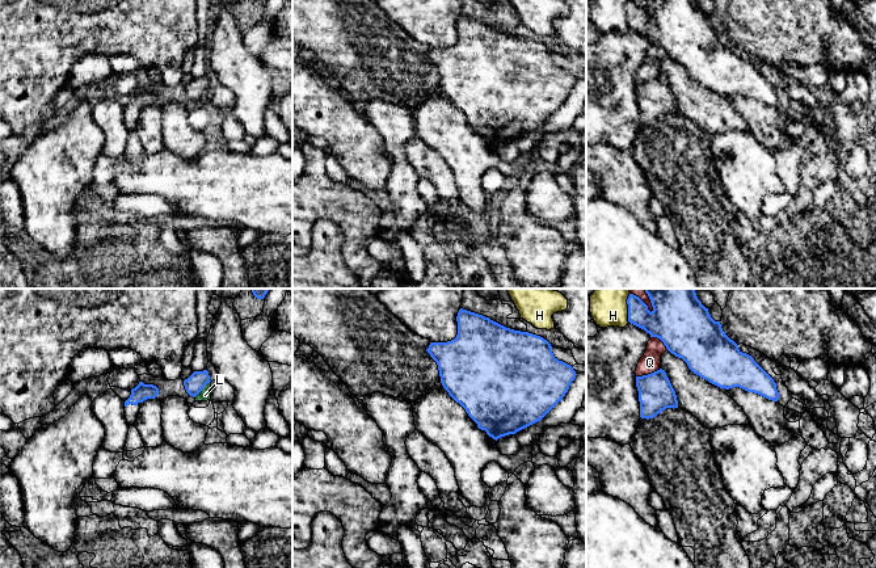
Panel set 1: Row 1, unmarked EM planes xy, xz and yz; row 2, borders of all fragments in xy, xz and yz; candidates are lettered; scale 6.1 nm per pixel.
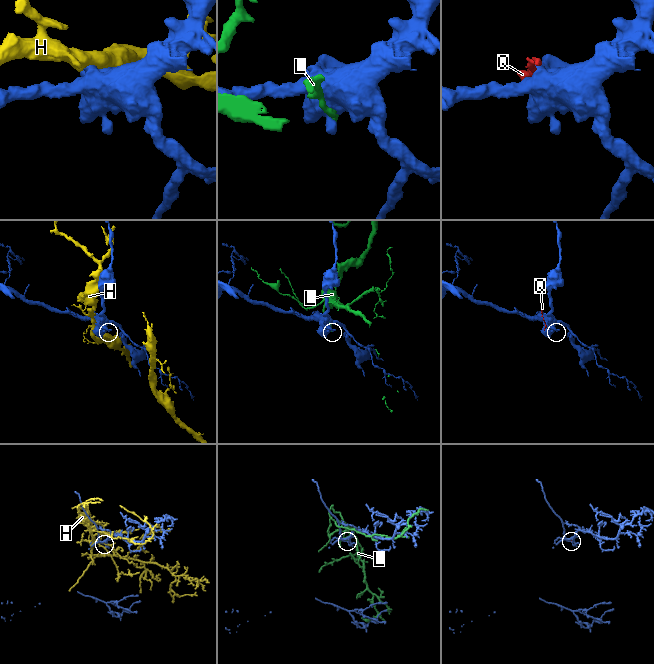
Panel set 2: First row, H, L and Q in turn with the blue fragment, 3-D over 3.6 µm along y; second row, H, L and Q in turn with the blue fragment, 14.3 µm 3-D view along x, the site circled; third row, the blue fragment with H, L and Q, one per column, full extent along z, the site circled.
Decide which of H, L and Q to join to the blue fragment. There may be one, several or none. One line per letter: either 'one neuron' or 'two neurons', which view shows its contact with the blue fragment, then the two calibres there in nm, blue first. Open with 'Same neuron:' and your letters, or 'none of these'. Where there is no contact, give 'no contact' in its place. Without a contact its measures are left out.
Same neuron: none of these
H: two neurons | yz | 220/220 nm
L: two neurons | xy | 110/70 nm
Q: two neurons | yz | 220/120 nm

